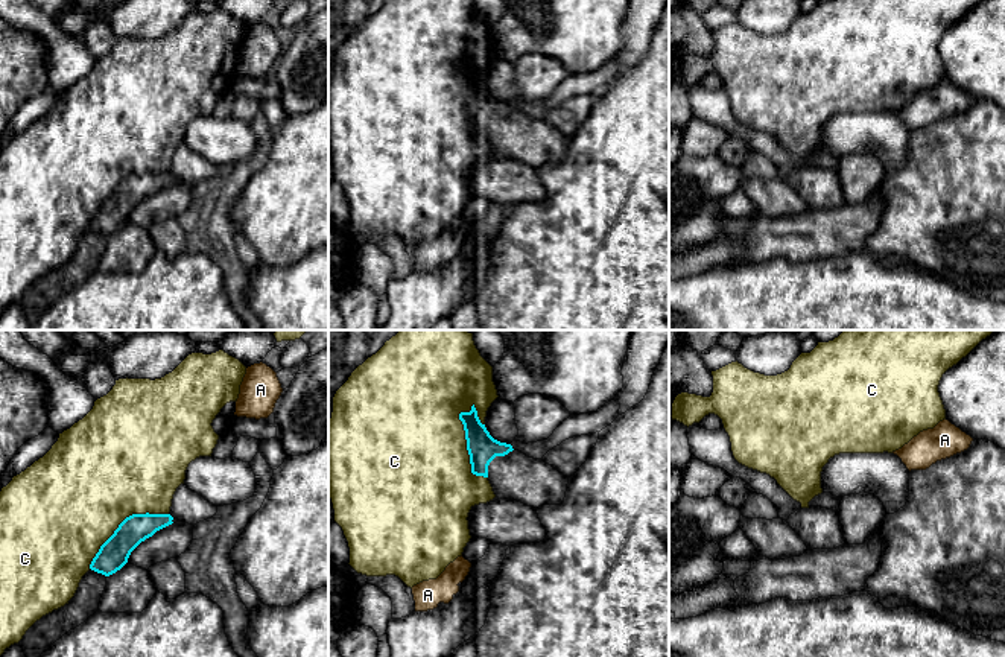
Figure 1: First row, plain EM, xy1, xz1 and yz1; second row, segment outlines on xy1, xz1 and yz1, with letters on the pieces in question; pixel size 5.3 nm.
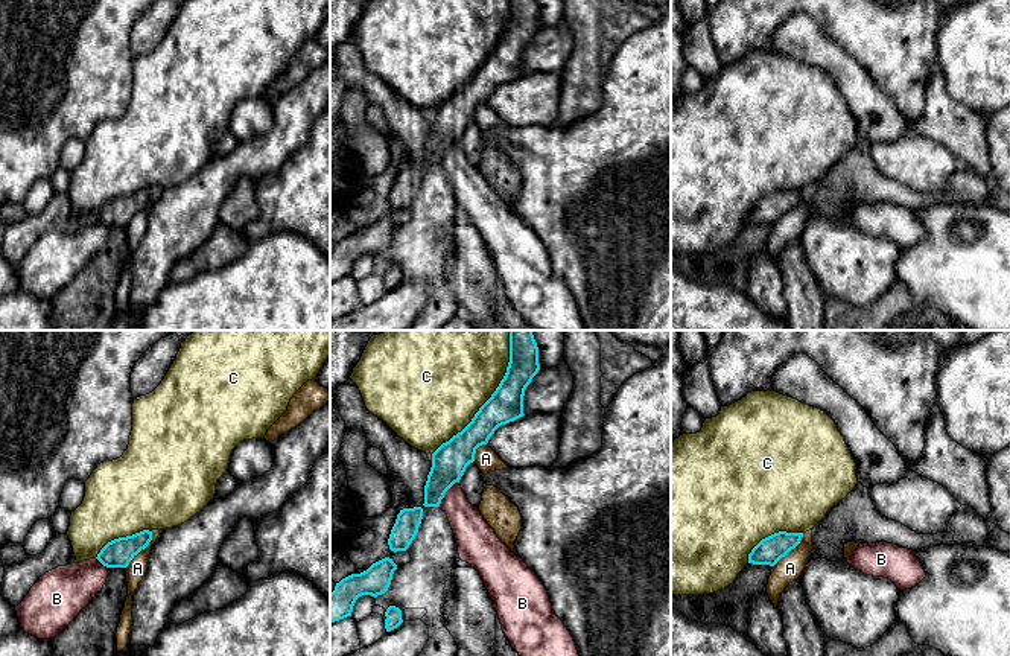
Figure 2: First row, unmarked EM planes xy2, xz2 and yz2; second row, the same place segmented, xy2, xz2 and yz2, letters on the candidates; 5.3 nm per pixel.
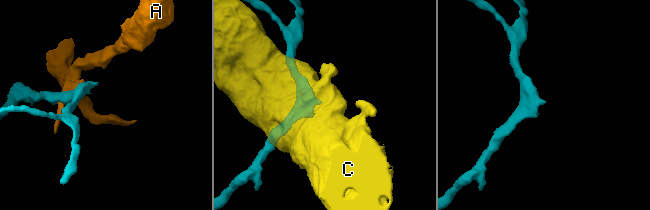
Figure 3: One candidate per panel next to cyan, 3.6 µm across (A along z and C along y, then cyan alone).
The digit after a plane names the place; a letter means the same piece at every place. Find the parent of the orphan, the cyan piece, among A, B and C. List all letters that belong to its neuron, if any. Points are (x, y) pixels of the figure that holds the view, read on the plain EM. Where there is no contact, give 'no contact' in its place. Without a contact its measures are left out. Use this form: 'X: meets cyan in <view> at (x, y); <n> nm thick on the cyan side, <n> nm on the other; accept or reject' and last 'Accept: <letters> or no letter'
A: meets cyan in xy2 at (142, 207); 150 nm thick on the cyan side, 110 nm on the other; reject
B: meets cyan in xz2 at (444, 152); 190 nm thick on the cyan side, 190 nm on the other; reject
C: meets cyan in xz2 at (487, 60); 180 nm thick on the cyan side, 460 nm on the other; reject
Accept: no letter

